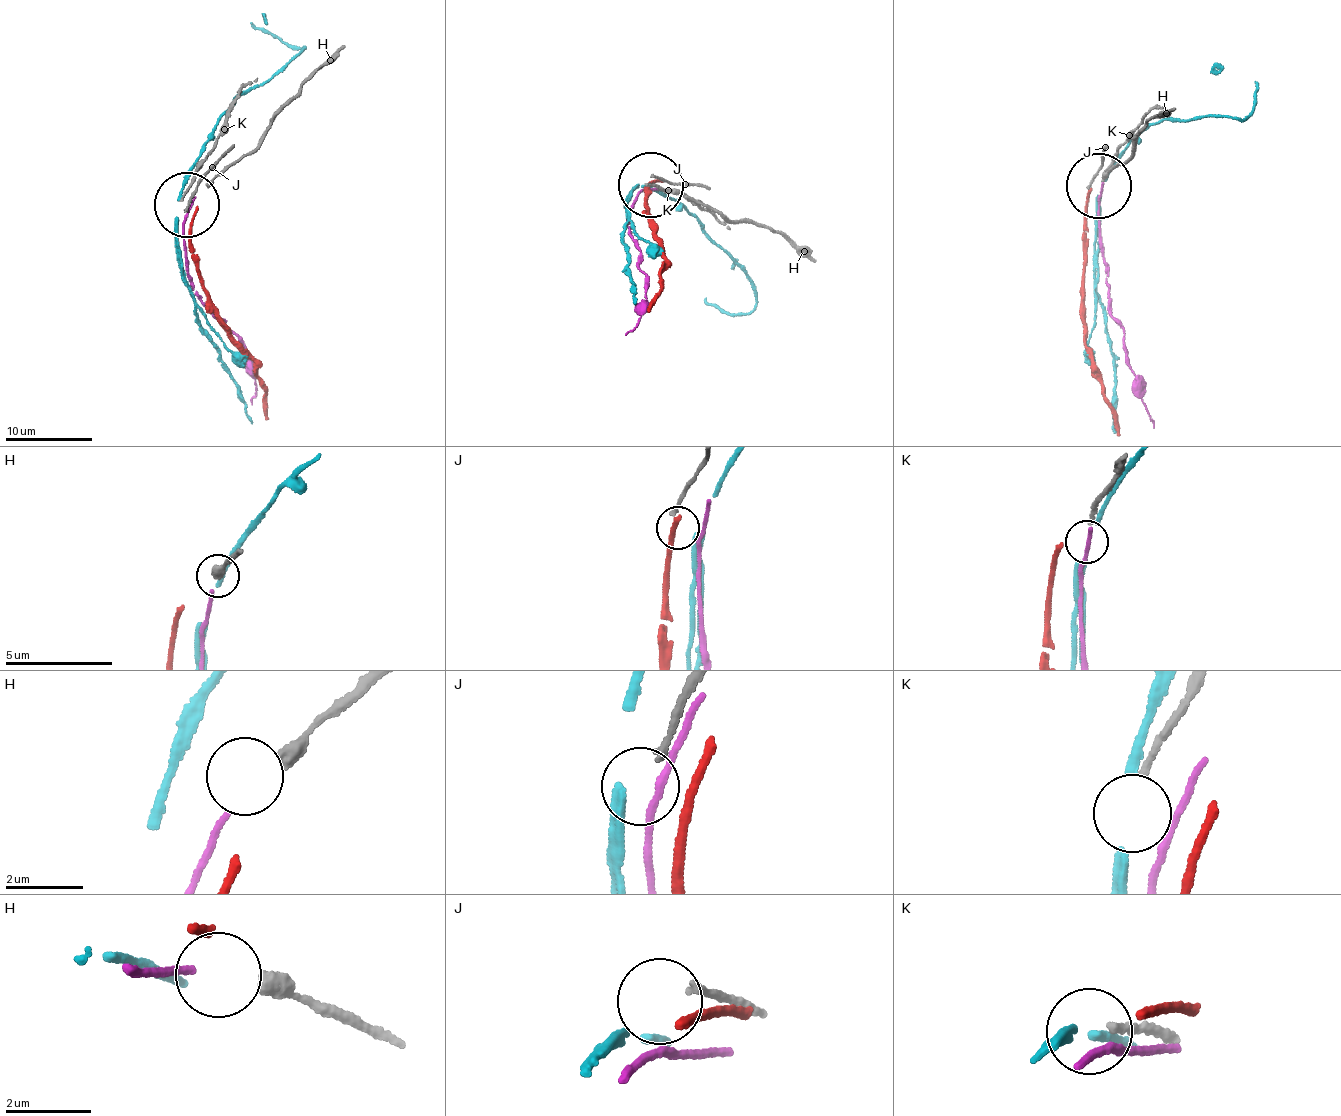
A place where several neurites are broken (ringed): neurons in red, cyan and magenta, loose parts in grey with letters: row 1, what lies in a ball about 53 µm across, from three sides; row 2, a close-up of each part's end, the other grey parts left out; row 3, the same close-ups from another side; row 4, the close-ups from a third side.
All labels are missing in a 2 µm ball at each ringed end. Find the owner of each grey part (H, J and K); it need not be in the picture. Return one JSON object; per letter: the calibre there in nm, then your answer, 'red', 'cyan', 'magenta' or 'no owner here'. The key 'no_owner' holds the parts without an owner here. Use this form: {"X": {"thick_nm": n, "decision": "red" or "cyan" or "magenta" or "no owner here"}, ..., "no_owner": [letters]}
{"H": {"thick_nm": 300, "decision": "magenta"}, "J": {"thick_nm": 160, "decision": "no owner here"}, "K": {"thick_nm": 160, "decision": "cyan"}, "no_owner": ["J"]}

